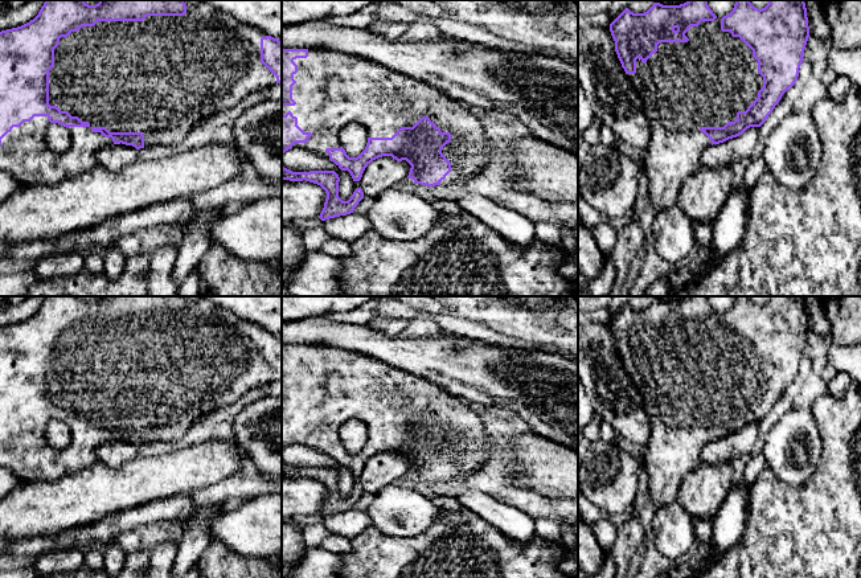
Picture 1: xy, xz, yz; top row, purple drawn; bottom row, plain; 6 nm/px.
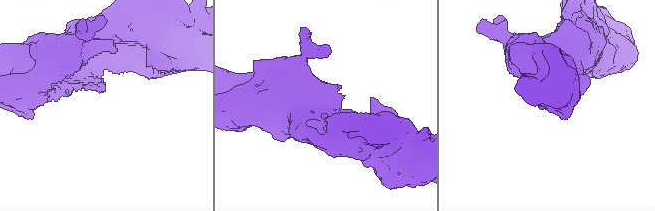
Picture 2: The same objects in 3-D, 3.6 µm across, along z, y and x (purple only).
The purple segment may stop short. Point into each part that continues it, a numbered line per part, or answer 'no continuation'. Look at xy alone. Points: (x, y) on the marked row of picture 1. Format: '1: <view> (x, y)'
1: xy (163, 76)

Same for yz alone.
1: yz (704, 82)

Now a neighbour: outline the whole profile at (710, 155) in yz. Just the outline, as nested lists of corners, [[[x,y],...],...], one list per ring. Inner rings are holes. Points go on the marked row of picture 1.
[[[750,127],[742,135],[710,145],[701,156],[702,167],[718,168],[746,160],[755,153],[760,127]]]

